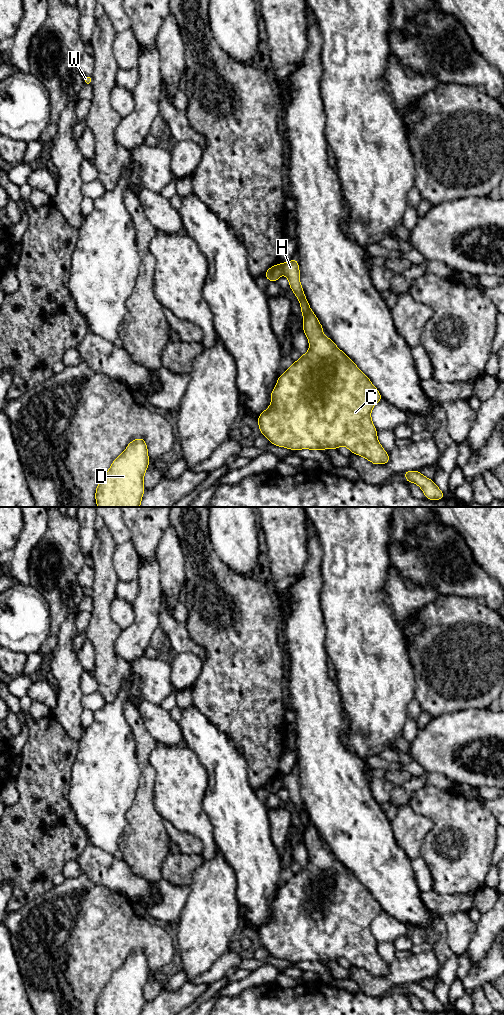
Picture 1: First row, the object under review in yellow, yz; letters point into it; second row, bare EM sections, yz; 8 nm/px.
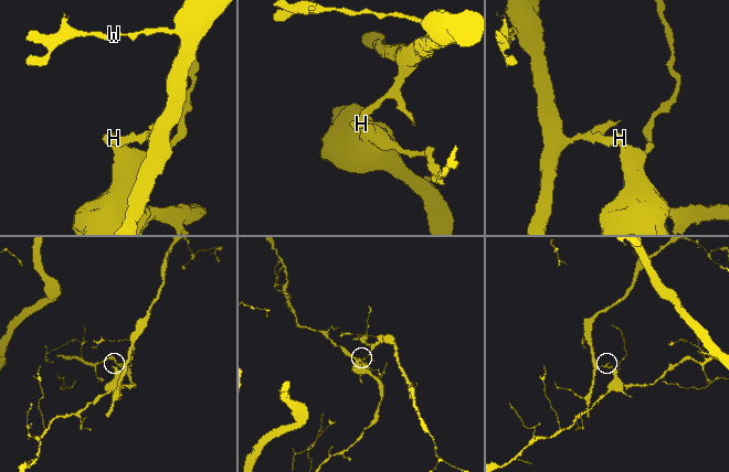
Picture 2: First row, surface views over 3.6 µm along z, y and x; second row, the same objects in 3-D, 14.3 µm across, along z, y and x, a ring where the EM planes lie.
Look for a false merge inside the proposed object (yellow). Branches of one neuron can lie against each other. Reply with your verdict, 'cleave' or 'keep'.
cleave

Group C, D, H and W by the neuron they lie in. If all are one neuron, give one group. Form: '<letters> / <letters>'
C H / D W

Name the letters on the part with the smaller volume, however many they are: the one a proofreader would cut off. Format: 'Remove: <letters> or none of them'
Remove: D, W

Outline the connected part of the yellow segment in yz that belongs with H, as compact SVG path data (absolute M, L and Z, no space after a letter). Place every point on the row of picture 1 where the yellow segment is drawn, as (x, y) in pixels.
M297 259L280 263L282 274L288 278L289 287L298 298L303 315L303 332L309 342L309 351L278 377L275 388L271 392L271 404L258 416L261 434L265 435L271 444L290 450L325 450L347 447L352 454L362 456L375 465L388 464L389 455L378 442L377 430L371 419L373 407L382 399L378 389L370 379L356 366L331 338L323 334L323 327L311 310L300 283L300 270Z

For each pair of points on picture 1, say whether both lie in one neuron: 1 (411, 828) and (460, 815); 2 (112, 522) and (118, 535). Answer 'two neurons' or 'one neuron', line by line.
1: two neurons
2: one neuron

